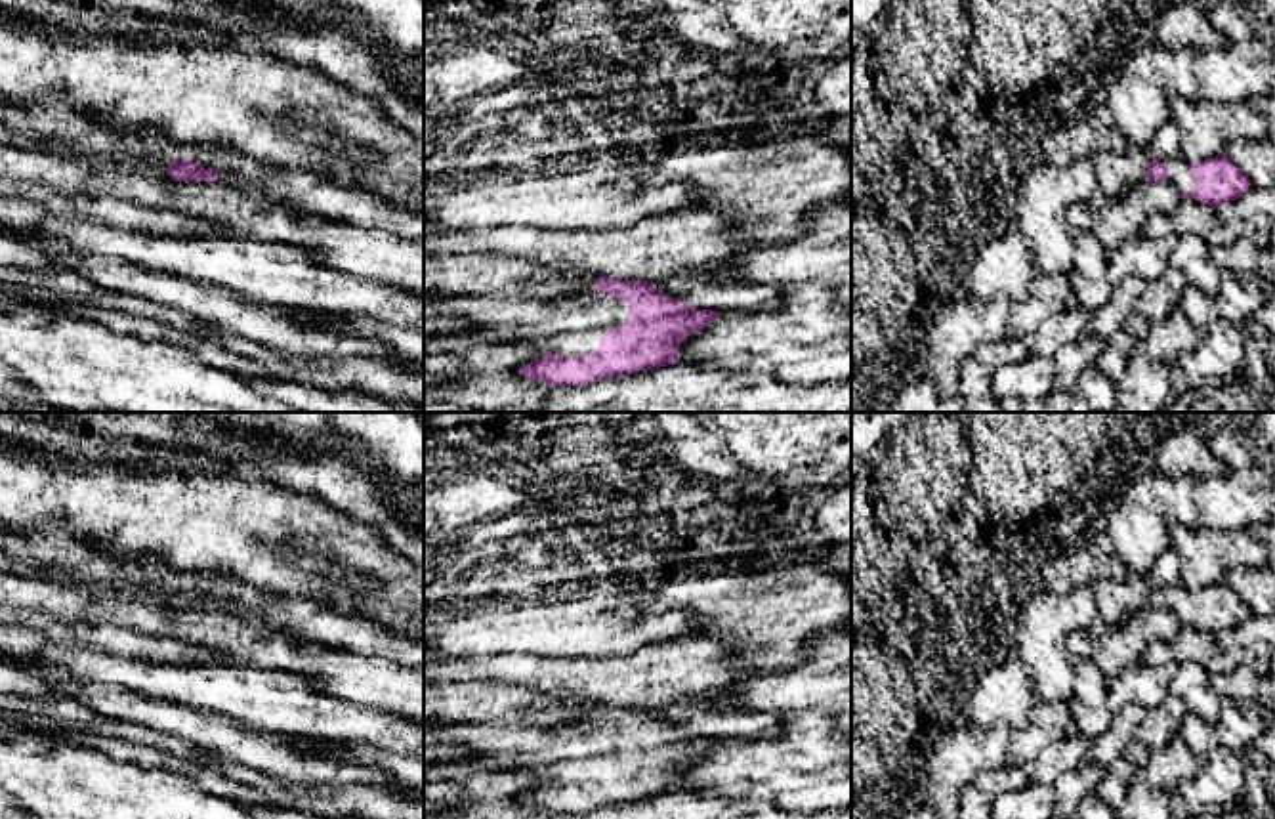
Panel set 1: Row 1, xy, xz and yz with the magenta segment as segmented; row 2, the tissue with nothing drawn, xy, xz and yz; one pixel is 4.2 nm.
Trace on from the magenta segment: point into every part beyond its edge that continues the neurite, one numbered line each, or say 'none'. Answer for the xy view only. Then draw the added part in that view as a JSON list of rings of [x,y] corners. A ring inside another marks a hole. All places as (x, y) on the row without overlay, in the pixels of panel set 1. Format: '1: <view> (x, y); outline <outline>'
1: xy (14, 564); outline [[[0,546],[0,571],[19,575],[19,577],[42,577],[48,580],[59,580],[63,584],[84,584],[95,590],[105,590],[105,592],[122,594],[122,596],[149,594],[149,596],[166,599],[170,594],[170,590],[155,582],[130,582],[120,577],[99,573],[86,565],[34,563],[29,557],[8,552],[4,546]]]

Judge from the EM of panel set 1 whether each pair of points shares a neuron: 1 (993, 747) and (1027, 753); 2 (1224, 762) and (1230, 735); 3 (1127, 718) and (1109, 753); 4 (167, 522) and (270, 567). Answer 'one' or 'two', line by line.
1: two
2: two
3: one
4: one

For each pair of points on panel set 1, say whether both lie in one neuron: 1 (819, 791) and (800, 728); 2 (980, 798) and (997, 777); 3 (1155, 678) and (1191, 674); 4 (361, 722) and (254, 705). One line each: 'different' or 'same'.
1: same
2: different
3: different
4: same

